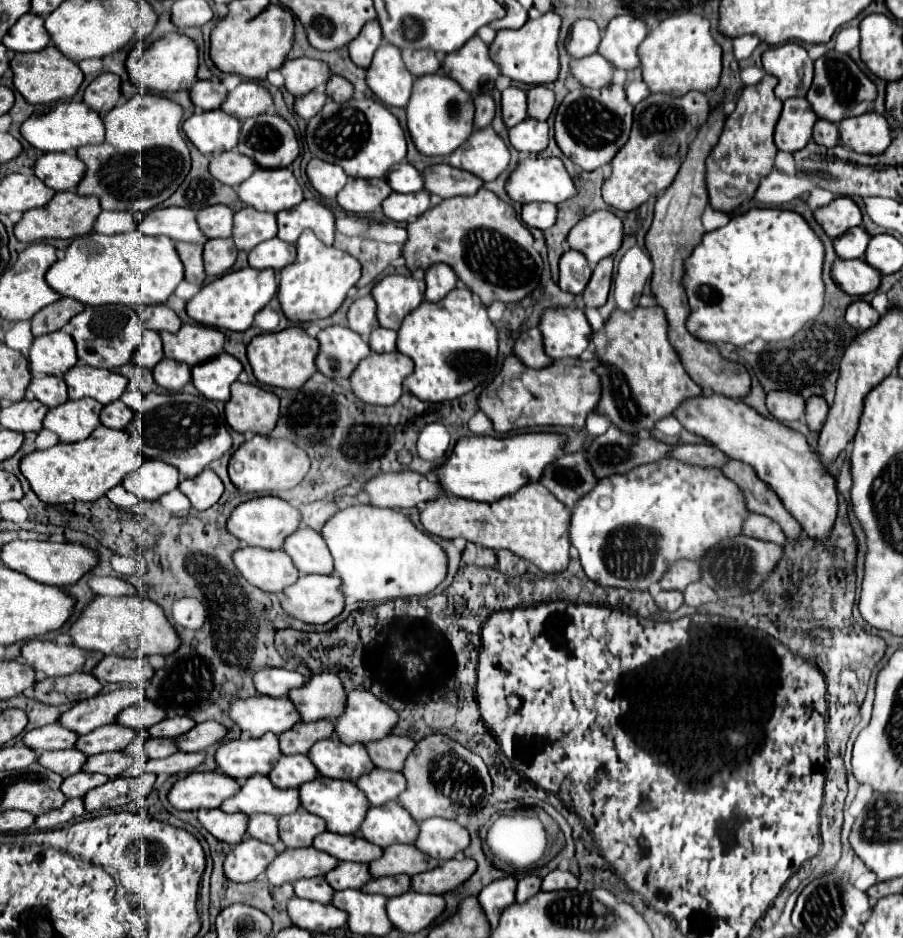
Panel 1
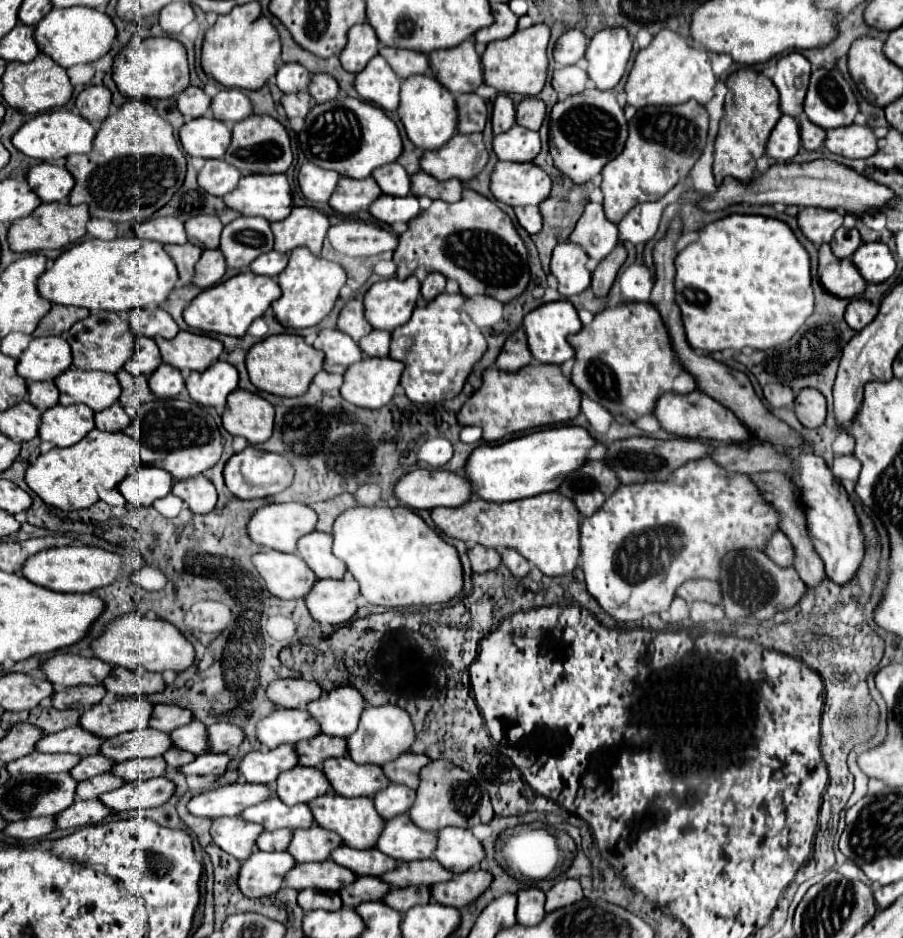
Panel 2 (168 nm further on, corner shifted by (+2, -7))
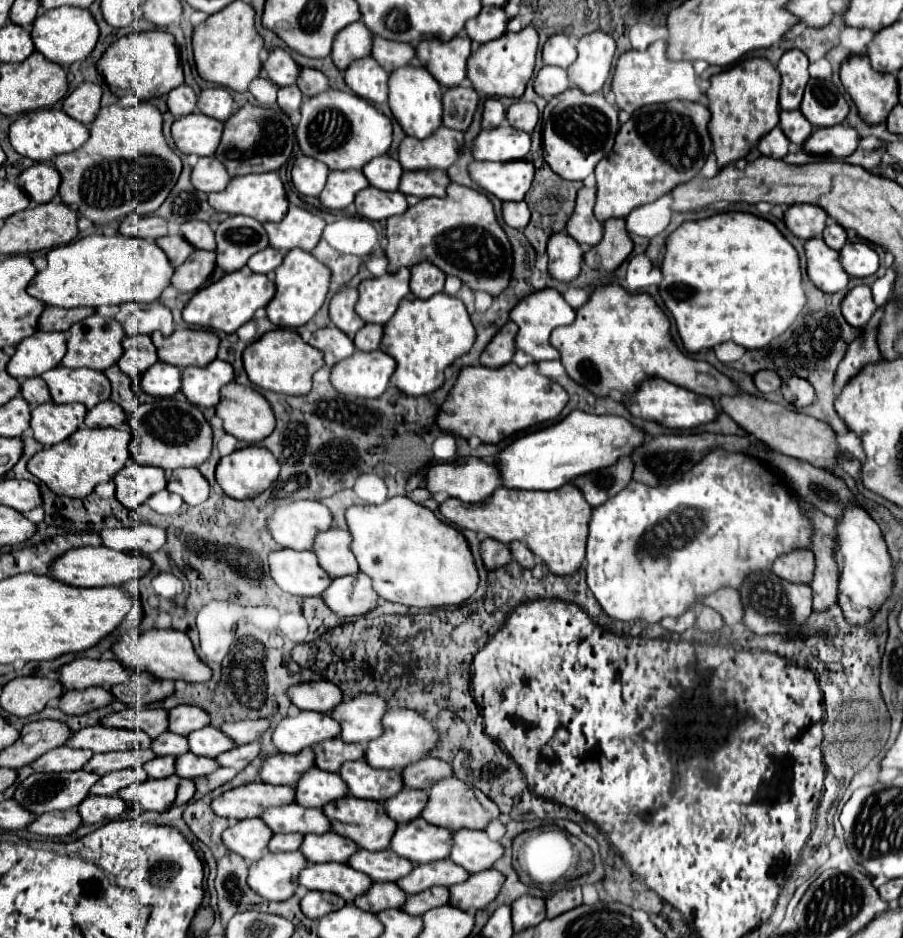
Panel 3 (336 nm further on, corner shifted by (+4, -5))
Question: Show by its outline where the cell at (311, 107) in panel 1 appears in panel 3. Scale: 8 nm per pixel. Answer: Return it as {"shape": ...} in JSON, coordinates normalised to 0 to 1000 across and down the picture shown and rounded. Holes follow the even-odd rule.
{"shape":[[[315,92],[308,96],[308,113],[312,117],[330,117],[334,111],[334,98],[330,92]]]}

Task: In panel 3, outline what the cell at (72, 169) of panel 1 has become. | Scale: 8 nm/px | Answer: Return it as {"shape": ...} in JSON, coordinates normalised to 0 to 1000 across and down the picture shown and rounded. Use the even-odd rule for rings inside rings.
{"shape":[[[35,175],[20,188],[20,198],[33,209],[38,217],[55,215],[64,207],[66,186],[55,175]]]}

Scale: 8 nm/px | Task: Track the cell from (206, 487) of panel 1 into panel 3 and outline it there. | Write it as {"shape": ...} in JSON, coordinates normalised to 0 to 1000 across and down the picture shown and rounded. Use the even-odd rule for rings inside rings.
{"shape":[[[195,499],[186,512],[186,522],[202,529],[210,539],[219,539],[230,531],[230,514],[219,499]]]}

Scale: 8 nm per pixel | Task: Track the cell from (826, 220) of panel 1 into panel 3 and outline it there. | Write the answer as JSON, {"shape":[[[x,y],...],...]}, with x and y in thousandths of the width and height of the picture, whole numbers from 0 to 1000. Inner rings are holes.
{"shape":[[[879,217],[868,226],[870,243],[888,256],[897,256],[910,249],[915,235],[917,235],[915,226],[908,220],[899,217]]]}

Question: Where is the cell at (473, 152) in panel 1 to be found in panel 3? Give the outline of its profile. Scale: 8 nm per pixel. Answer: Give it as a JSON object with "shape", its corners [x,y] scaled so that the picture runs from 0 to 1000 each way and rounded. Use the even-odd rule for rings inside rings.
{"shape":[[[494,134],[483,136],[478,145],[463,149],[450,145],[441,156],[441,171],[447,181],[494,181],[507,171],[507,151],[512,143]]]}

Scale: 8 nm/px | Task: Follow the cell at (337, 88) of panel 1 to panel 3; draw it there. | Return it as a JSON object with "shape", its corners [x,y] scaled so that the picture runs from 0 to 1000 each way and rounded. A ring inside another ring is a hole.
{"shape":[[[334,72],[332,75],[332,81],[330,81],[330,94],[341,104],[341,102],[348,102],[352,98],[363,96],[365,92],[363,92],[363,83],[354,75]]]}

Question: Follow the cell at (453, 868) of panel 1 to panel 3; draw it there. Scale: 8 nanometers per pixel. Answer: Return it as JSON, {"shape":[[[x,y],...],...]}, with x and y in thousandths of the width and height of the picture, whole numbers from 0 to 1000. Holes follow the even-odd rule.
{"shape":[[[547,925],[527,930],[516,938],[516,942],[505,942],[505,947],[498,947],[498,964],[516,972],[536,970],[551,955],[558,938],[560,934]]]}

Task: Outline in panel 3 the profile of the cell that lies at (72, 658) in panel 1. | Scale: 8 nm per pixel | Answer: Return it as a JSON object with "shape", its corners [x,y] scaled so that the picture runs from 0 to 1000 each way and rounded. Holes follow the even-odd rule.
{"shape":[[[86,701],[66,712],[66,727],[71,736],[93,736],[100,731],[124,733],[142,723],[142,714],[131,704]]]}

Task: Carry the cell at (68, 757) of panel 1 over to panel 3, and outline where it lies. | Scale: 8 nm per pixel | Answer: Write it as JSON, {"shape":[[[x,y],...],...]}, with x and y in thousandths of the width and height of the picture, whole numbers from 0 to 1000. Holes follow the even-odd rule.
{"shape":[[[140,800],[140,802],[115,802],[115,804],[104,804],[102,810],[93,817],[97,823],[106,823],[111,827],[126,823],[126,821],[137,821],[146,817],[159,817],[162,812],[171,810],[173,804],[168,800]]]}

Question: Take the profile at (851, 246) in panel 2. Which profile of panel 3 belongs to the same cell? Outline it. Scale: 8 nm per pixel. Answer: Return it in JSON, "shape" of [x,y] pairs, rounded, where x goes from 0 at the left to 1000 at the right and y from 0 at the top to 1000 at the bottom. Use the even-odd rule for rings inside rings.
{"shape":[[[917,237],[915,243],[913,243],[913,258],[919,264],[930,267],[937,260],[937,245],[930,239],[926,239],[926,237]]]}

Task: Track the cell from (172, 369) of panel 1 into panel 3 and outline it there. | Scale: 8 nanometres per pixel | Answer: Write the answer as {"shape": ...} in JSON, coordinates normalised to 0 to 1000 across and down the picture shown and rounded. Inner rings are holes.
{"shape":[[[173,386],[164,397],[157,399],[155,412],[166,422],[186,424],[199,416],[199,394],[190,388]]]}

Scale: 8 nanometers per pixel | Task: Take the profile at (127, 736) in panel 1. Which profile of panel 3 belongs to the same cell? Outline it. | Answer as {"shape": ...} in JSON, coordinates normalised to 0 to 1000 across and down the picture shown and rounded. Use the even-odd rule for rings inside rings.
{"shape":[[[182,780],[182,785],[175,785],[173,789],[168,789],[168,800],[175,806],[202,806],[206,804],[208,797],[208,787],[199,785],[199,783],[190,783],[190,780]]]}

